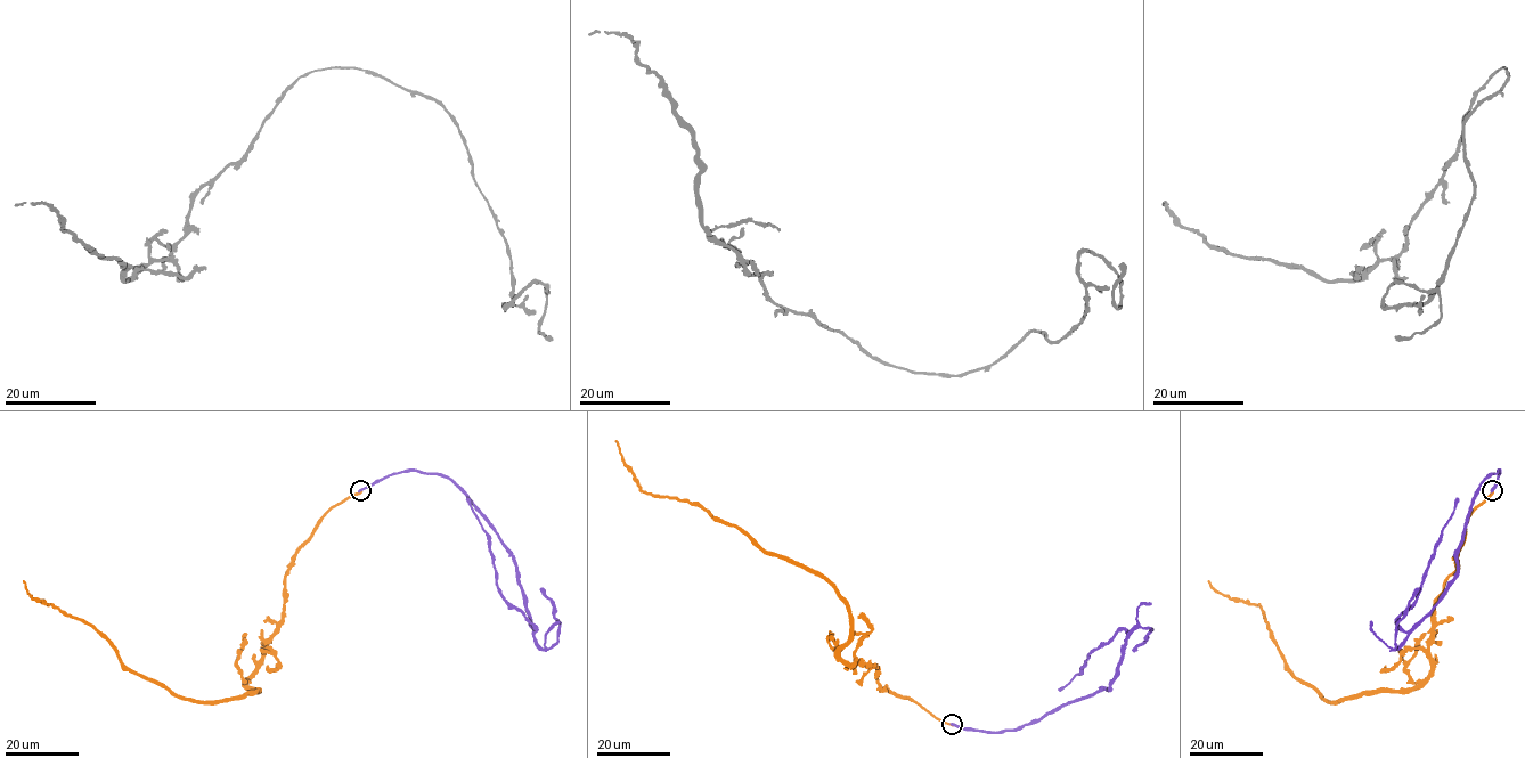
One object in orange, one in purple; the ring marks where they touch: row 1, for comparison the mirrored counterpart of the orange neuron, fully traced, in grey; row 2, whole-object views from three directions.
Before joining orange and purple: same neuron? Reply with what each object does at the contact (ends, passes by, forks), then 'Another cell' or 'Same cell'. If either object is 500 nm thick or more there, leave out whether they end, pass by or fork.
At the ring orange ends. At the ring purple ends. Another cell

